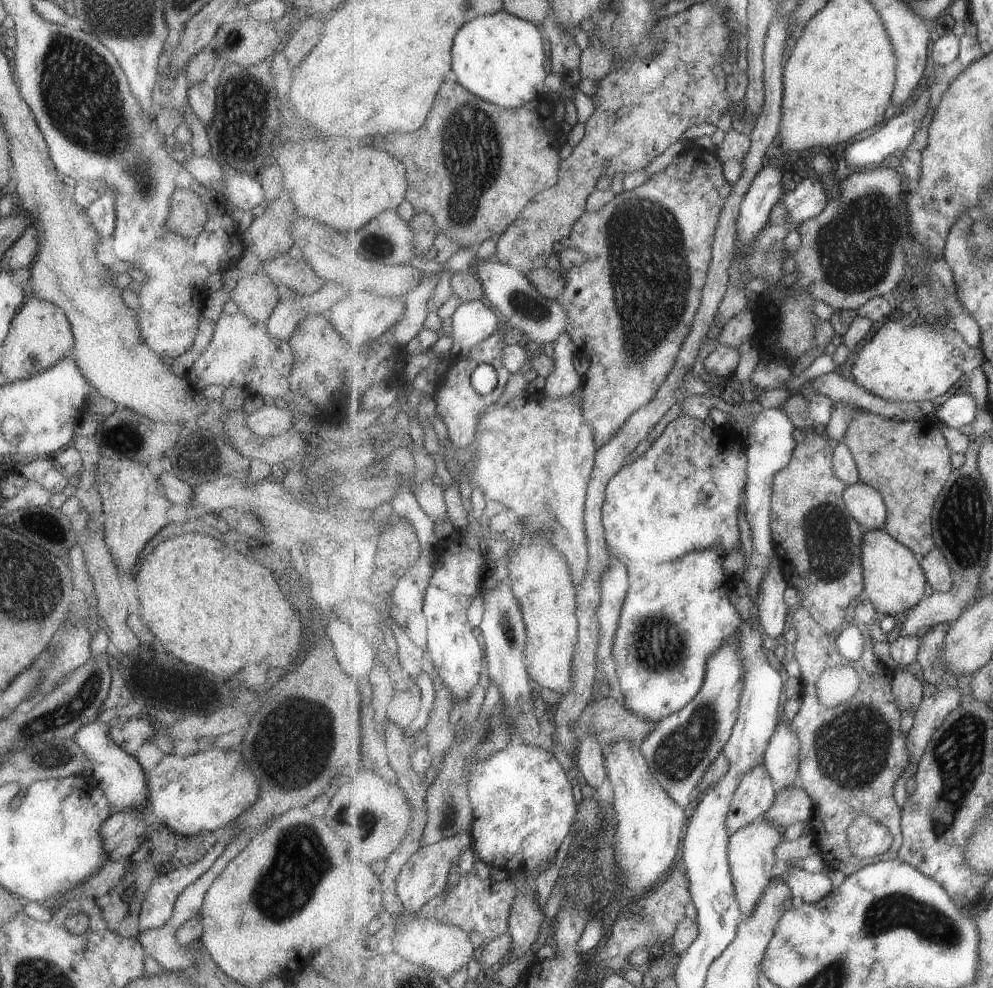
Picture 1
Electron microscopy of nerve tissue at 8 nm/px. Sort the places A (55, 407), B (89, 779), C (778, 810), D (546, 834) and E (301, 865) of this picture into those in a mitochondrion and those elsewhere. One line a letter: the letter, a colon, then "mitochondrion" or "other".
A: other
B: other
C: other
D: other
E: mitochondrion

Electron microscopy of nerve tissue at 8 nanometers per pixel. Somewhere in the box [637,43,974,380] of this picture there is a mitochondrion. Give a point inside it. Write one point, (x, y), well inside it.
(854, 245)

